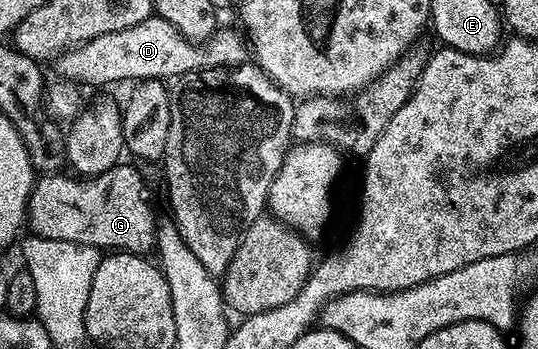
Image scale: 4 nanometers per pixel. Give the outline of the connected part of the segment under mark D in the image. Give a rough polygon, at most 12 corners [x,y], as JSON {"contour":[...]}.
{"contour":[[166,19],[106,32],[55,59],[85,87],[241,65],[245,35],[201,44]]}

